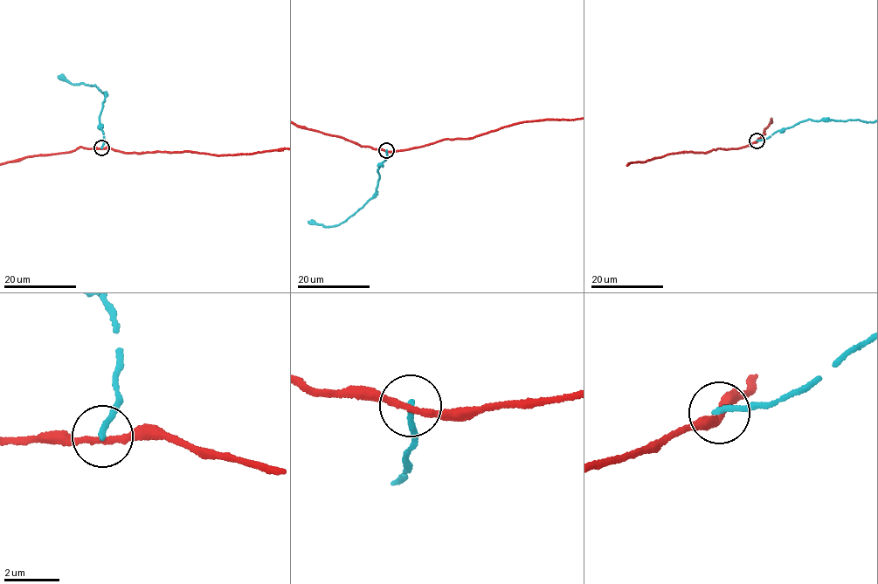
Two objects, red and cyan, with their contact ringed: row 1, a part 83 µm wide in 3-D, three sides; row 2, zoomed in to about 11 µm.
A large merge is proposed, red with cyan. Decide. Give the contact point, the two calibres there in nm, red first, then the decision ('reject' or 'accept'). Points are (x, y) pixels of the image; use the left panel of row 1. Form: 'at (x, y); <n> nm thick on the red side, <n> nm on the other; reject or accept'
at (101, 147); 240 nm thick on the red side, 200 nm on the other; reject

